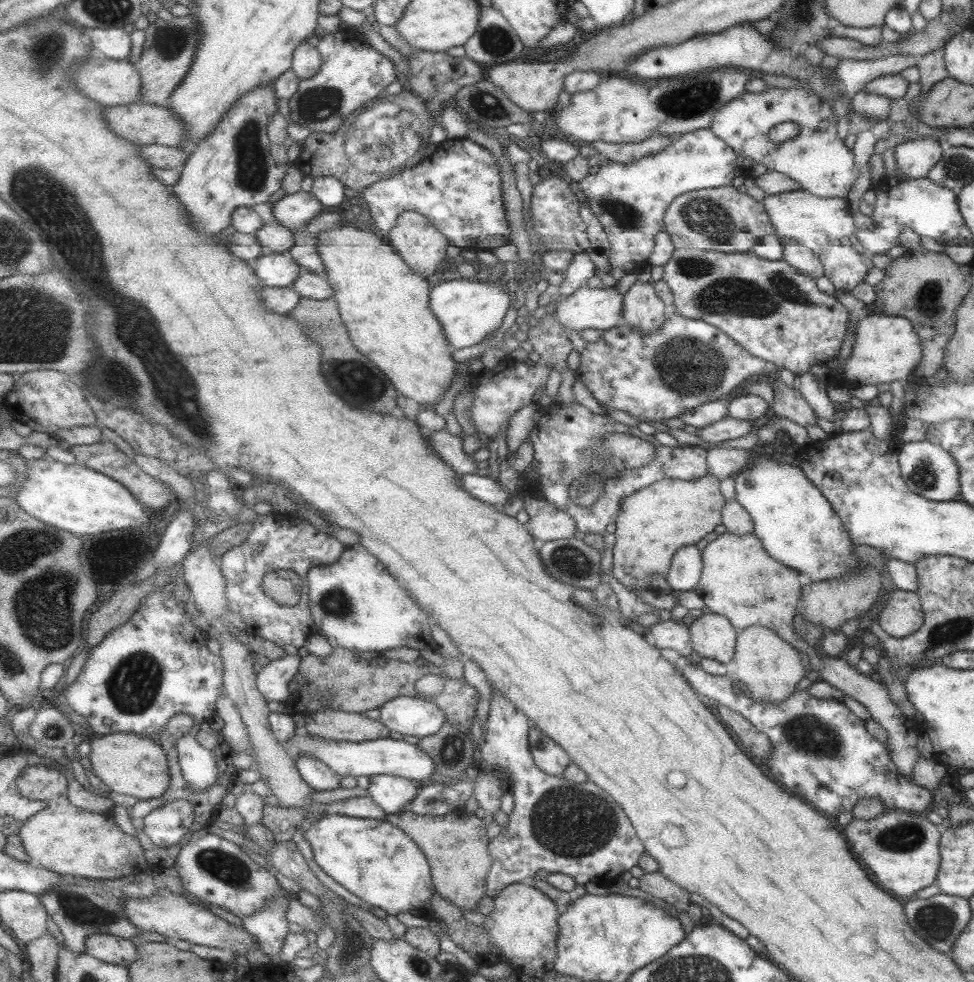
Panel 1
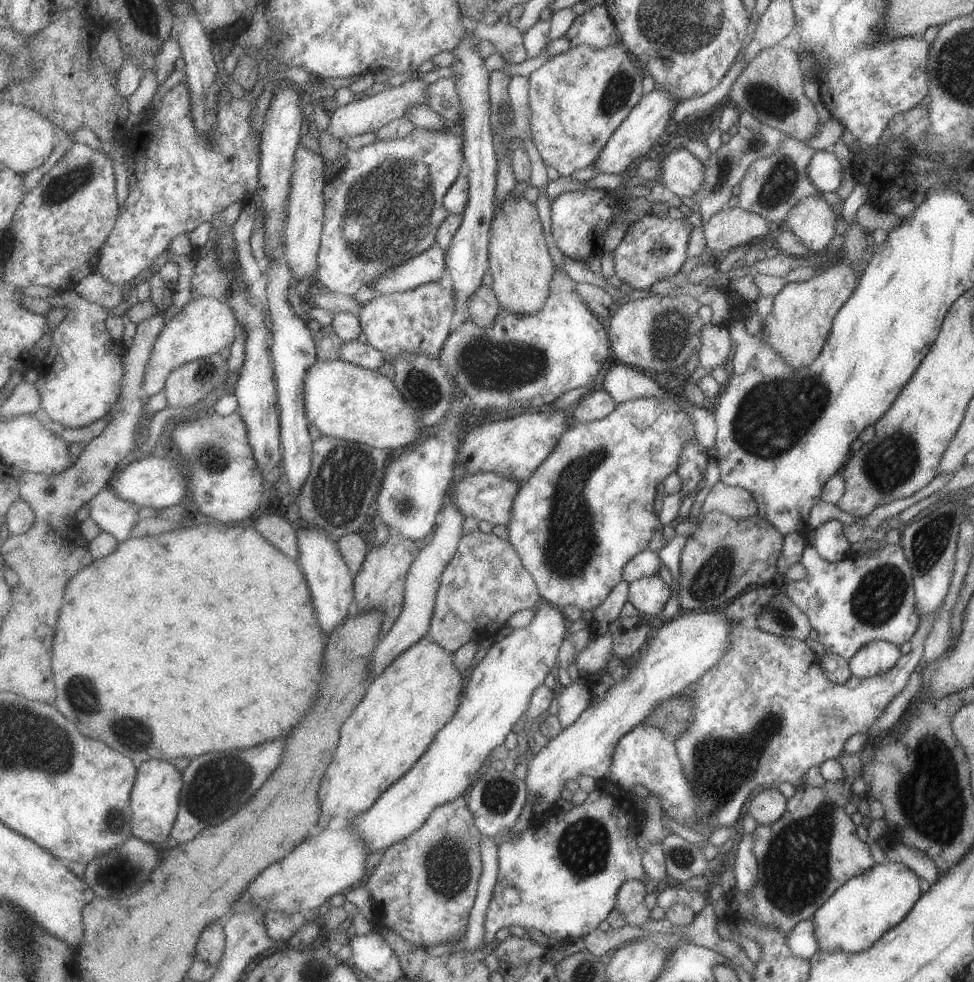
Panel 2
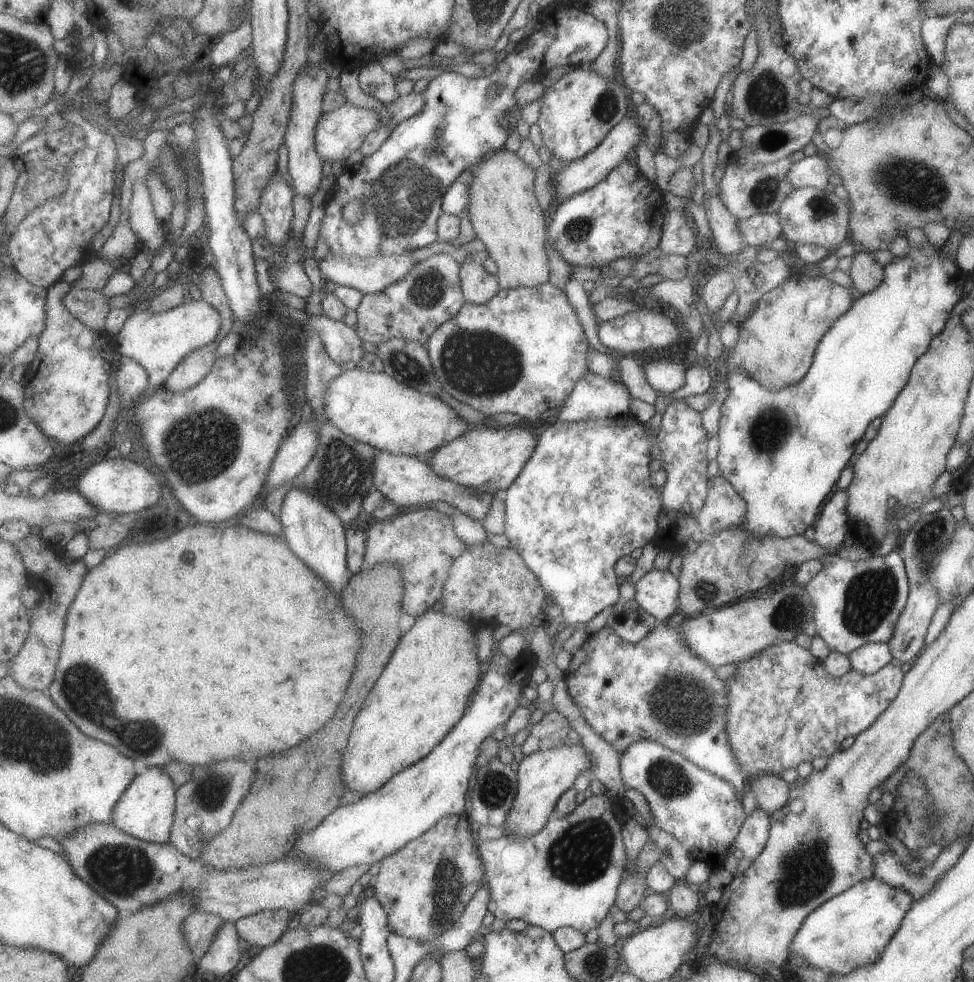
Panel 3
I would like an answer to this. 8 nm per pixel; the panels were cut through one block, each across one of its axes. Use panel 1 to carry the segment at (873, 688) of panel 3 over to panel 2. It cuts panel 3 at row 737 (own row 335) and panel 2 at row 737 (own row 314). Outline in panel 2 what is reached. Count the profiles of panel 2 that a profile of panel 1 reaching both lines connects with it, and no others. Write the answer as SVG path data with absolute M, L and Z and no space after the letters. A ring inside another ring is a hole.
M938 608L929 613L921 621L921 624L914 630L910 638L912 649L906 655L901 655L896 660L894 666L888 671L864 679L851 675L841 684L833 684L825 678L822 668L820 667L819 658L805 645L805 641L778 637L759 628L744 628L738 622L733 622L730 626L730 642L728 643L728 648L719 657L717 664L707 669L707 672L704 672L687 688L686 691L688 693L685 695L687 695L690 700L692 718L688 721L688 728L684 729L684 733L678 739L674 740L677 758L679 758L681 766L683 767L684 775L687 775L688 783L692 784L692 791L696 794L696 799L698 800L697 812L700 814L700 825L707 825L708 829L712 831L721 826L731 826L735 820L737 820L737 816L739 816L739 812L741 812L741 806L745 804L745 800L747 800L747 796L753 792L753 788L755 788L755 790L759 790L759 788L766 789L769 787L777 787L780 782L790 782L792 786L797 789L804 784L803 775L808 768L811 768L811 766L819 766L827 759L836 759L844 752L843 743L849 736L852 734L867 735L869 726L883 714L883 710L885 710L885 706L889 704L889 701L895 698L895 696L905 688L905 684L907 684L907 680L909 680L909 674L918 670L917 668L920 666L923 656L923 641L927 636L929 627L937 611Z

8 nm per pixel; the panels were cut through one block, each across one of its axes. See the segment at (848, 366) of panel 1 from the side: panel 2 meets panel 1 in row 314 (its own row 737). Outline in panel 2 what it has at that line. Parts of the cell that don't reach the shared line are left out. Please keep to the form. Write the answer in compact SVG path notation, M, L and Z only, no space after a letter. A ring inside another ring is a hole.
M889 730L882 735L867 736L861 750L855 753L843 752L839 755L838 761L843 771L843 778L840 781L824 781L822 786L815 787L803 784L787 799L785 812L775 822L768 825L756 824L751 834L754 840L752 851L757 859L757 880L748 893L733 889L725 894L726 922L733 925L744 921L745 923L755 923L760 927L773 927L786 938L798 922L811 919L814 910L819 908L821 903L824 903L839 886L845 884L852 876L861 874L875 864L868 843L862 842L855 835L857 825L852 822L851 816L845 814L843 806L852 800L851 781L856 776L861 776L864 762L870 760L869 756L872 754L874 746L877 747L884 740L887 732Z

